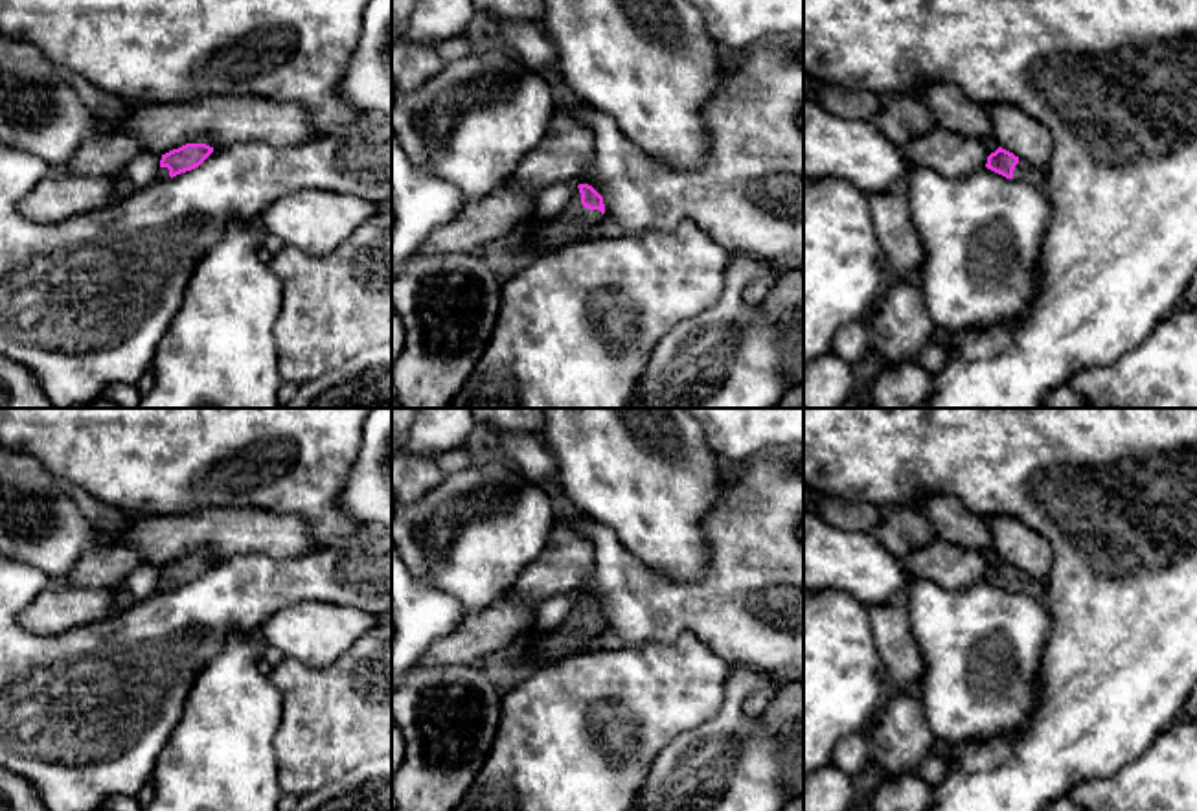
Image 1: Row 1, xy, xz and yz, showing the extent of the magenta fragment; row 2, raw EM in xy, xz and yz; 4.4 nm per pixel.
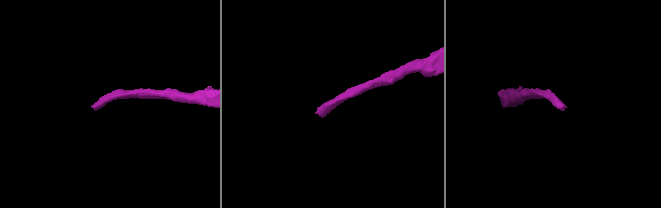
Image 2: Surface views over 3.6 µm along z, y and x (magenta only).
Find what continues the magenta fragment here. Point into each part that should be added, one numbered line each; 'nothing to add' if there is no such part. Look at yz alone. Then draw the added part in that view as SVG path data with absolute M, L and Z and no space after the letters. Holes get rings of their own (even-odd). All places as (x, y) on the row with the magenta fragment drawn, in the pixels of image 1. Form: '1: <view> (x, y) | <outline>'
1: yz (1023, 171) | M1019 158L1019 164L1013 169L1013 178L1037 188L1044 188L1046 171L1033 167L1032 164Z

